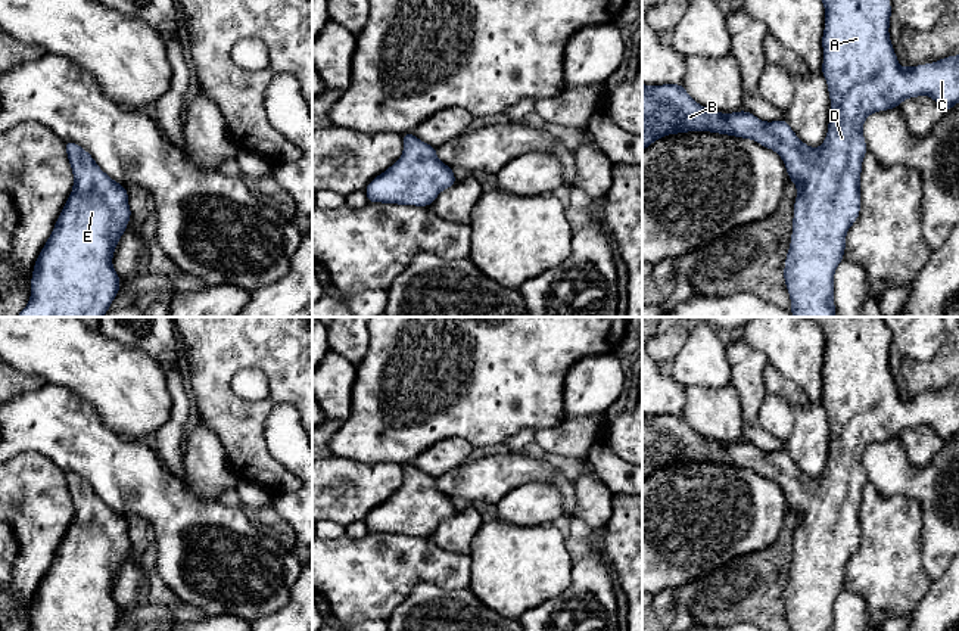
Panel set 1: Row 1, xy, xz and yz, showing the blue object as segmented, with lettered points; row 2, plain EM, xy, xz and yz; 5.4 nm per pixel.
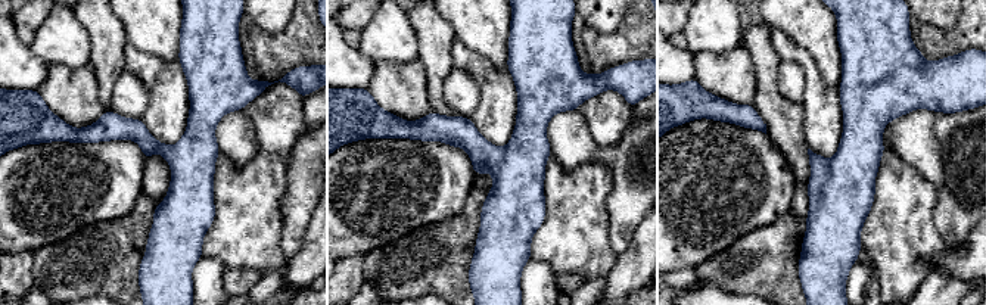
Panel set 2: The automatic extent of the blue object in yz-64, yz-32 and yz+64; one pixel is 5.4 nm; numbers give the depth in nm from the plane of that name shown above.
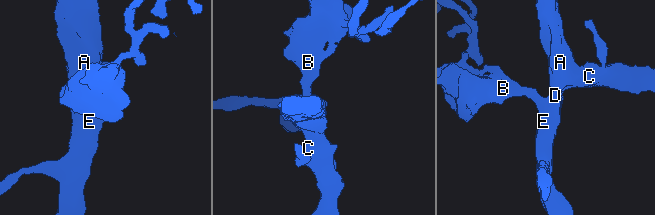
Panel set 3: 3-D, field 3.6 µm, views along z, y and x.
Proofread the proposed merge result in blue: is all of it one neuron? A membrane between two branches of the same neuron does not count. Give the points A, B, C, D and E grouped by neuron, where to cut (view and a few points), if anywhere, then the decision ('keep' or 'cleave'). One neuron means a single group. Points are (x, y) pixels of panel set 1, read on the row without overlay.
A B C D E | no cut | keep

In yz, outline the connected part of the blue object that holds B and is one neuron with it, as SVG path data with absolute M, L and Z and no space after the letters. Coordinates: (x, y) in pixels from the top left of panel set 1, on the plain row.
M809 317L825 336L822 405L831 429L828 463L819 479L804 475L787 450L765 453L740 441L720 444L697 433L682 414L642 414L642 481L678 463L710 461L751 469L775 481L790 512L797 516L793 565L784 612L791 631L834 631L834 603L844 588L846 565L860 544L860 503L868 484L863 451L875 442L896 439L903 430L930 426L949 441L959 432L959 385L932 394L902 398L888 358L891 333L881 317Z

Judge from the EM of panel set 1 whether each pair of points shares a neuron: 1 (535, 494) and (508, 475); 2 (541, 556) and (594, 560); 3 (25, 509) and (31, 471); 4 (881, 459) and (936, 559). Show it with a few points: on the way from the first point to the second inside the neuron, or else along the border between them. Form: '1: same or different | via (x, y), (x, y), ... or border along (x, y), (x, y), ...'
1: different | border along (551, 484), (526, 482), (511, 490), (497, 504)
2: different | border along (573, 562), (570, 584), (560, 594)
3: same | via (30, 500), (31, 479)
4: same | via (908, 481), (936, 512), (936, 532)

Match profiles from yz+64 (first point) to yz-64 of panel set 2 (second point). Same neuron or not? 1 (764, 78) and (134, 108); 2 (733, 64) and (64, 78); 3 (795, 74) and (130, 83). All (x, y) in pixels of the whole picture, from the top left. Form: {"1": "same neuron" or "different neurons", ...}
{"1": "different neurons", "2": "same neuron", "3": "same neuron"}

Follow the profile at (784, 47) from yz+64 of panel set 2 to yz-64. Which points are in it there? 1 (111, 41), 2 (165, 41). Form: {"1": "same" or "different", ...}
{"1": "different", "2": "different"}

